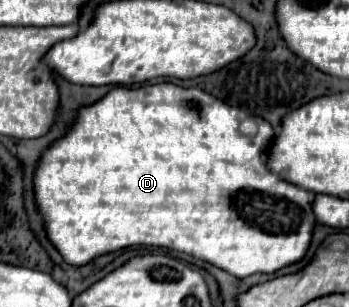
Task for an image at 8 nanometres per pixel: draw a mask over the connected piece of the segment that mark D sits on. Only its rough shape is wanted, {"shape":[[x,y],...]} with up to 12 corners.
{"shape":[[114,87],[32,177],[74,267],[300,261],[314,193],[198,87]]}

